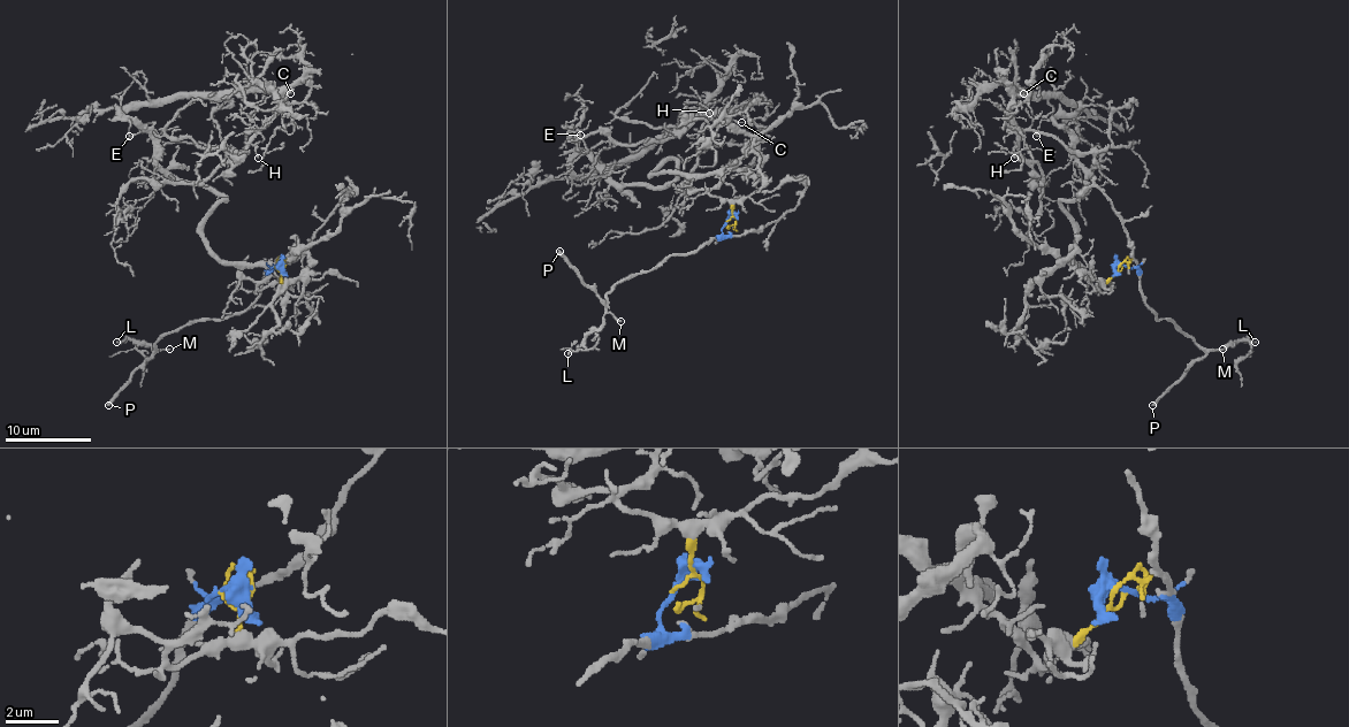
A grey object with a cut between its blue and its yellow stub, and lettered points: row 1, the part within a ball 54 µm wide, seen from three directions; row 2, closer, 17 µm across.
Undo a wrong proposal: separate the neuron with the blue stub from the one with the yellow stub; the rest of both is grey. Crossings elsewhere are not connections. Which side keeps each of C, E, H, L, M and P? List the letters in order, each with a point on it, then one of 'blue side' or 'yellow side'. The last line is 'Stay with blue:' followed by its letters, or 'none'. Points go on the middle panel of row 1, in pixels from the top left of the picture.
C: place (741, 122); yellow side
E: place (580, 135); yellow side
H: place (709, 113); yellow side
L: place (568, 353); blue side
M: place (620, 321); blue side
P: place (559, 251); blue side
Stay with blue: L, M, P

